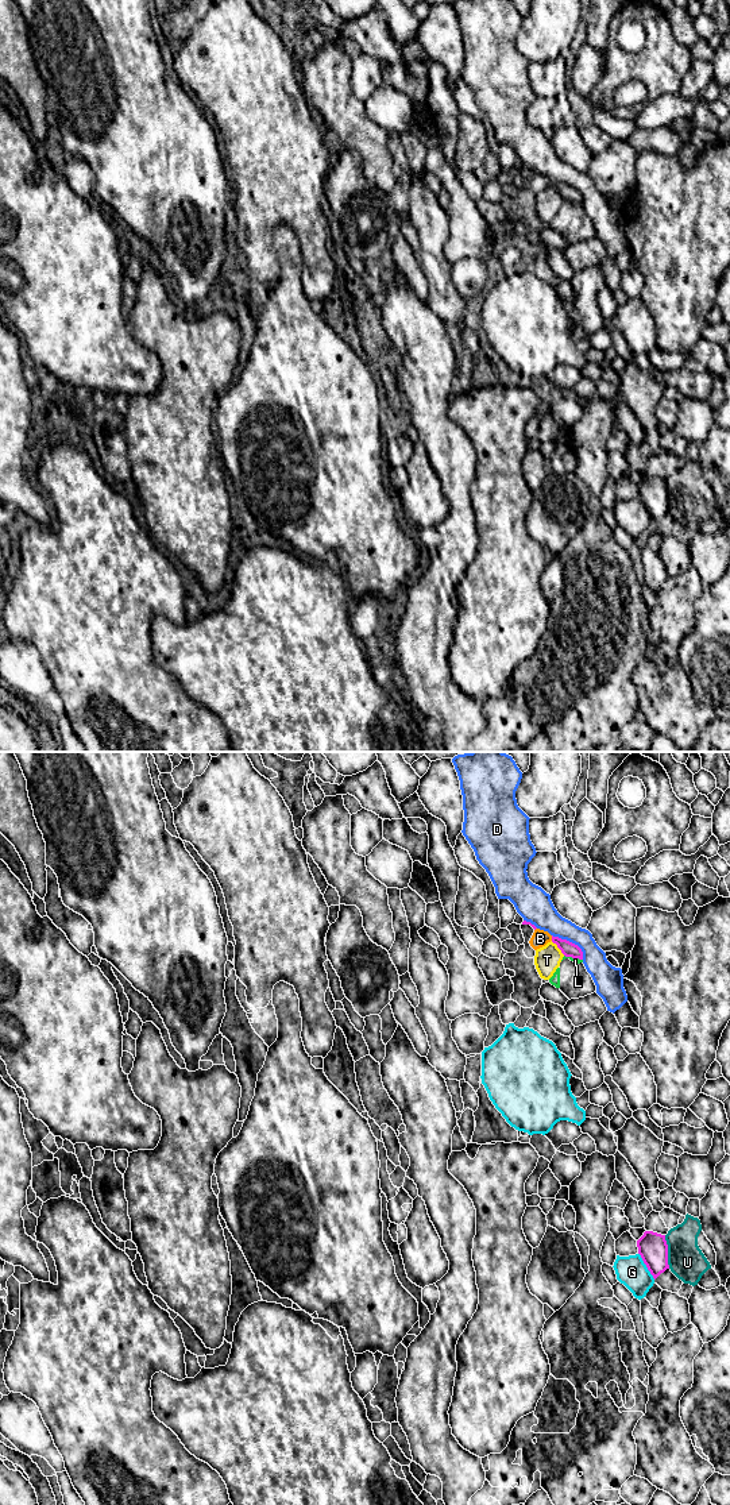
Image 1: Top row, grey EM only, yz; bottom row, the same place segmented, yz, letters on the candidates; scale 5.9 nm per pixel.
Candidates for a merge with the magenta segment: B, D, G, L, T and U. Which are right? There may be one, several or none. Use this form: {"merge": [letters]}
{"merge": []}

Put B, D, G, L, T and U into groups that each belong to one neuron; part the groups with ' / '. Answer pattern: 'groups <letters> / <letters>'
groups B / D / G / L / T / U

